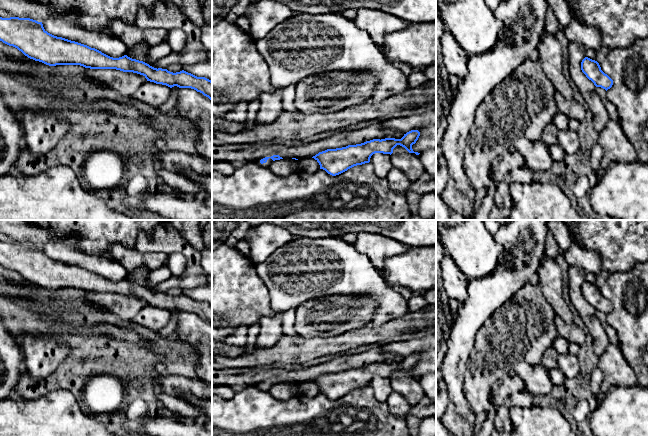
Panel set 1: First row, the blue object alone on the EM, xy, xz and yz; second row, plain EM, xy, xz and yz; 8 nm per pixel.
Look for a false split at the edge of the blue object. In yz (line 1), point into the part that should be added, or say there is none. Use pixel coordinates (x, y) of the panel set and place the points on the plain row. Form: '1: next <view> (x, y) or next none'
1: next none

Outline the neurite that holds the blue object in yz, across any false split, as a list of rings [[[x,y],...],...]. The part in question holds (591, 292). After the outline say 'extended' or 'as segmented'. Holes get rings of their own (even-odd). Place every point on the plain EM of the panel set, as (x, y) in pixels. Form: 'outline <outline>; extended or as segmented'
outline [[[585,281],[581,286],[581,294],[596,311],[601,311],[606,315],[612,311],[613,304],[601,294],[597,285]]]; as segmented

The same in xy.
outline [[[0,241],[0,265],[13,270],[25,280],[49,290],[80,289],[90,293],[116,293],[143,299],[147,305],[170,312],[191,312],[212,325],[212,305],[184,294],[170,296],[154,292],[127,279],[110,281],[87,269],[48,257],[42,246],[30,242]]]; as segmented

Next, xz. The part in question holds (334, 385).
outline [[[411,354],[406,358],[404,358],[404,360],[401,363],[395,363],[395,362],[385,362],[381,364],[373,363],[361,368],[348,369],[346,371],[336,372],[336,373],[327,373],[325,375],[319,376],[312,382],[314,382],[319,387],[320,393],[325,394],[328,398],[332,400],[336,400],[347,395],[348,393],[354,390],[369,387],[371,380],[375,377],[383,377],[383,378],[391,379],[393,377],[393,373],[397,369],[404,371],[409,377],[415,377],[416,379],[419,379],[420,377],[414,376],[412,373],[412,369],[416,367],[419,360],[420,360],[420,356],[418,354]]]; as segmented

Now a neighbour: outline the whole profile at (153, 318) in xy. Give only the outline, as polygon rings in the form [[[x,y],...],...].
[[[146,305],[133,319],[136,324],[144,326],[153,331],[160,331],[165,327],[171,318],[171,312]]]

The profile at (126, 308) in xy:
[[[89,293],[85,298],[93,305],[116,314],[121,320],[132,320],[146,305],[145,300],[116,293]]]

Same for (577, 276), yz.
[[[576,266],[569,268],[569,298],[581,317],[595,316],[596,310],[581,294],[581,286],[586,281],[586,272]]]

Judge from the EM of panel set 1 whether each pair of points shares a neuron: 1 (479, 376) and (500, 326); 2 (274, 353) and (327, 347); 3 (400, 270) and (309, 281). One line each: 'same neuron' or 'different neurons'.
1: same neuron
2: same neuron
3: different neurons

